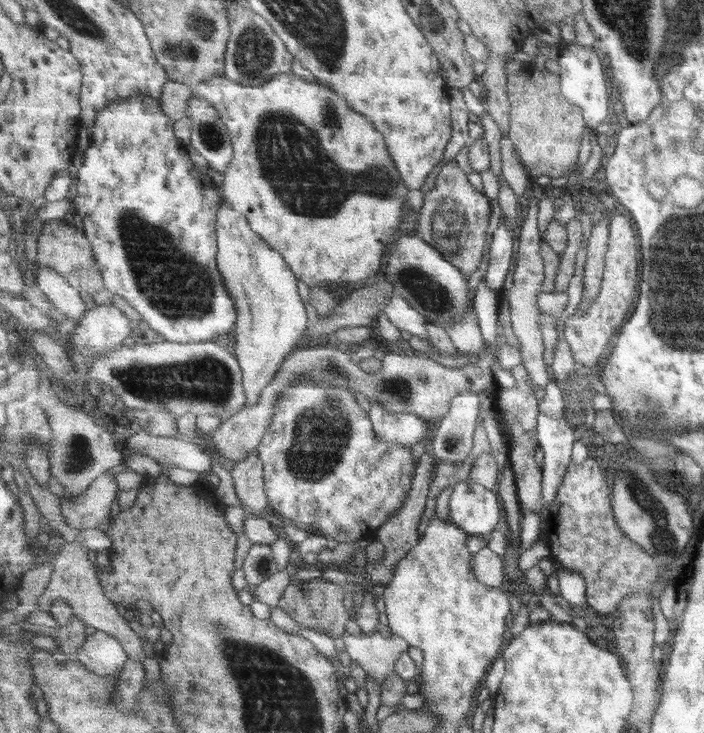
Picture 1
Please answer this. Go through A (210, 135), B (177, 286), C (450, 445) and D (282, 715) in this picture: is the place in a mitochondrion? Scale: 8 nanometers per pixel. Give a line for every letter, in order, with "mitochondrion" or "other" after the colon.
A: mitochondrion
B: mitochondrion
C: other
D: mitochondrion

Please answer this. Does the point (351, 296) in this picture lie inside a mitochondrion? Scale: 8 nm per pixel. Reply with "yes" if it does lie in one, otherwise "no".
no

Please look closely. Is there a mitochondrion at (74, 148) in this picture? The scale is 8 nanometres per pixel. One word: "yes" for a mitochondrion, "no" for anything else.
no

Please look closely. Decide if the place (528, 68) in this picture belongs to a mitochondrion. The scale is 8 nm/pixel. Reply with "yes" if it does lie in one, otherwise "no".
no

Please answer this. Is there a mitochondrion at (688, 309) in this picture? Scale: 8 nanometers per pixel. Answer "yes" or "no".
yes

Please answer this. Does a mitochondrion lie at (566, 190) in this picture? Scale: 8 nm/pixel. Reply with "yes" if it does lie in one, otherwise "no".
no

